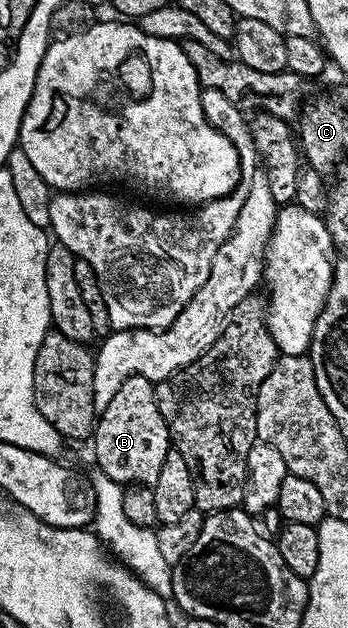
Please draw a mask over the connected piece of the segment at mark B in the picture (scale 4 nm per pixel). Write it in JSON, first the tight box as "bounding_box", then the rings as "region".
{"bounding_box":[92,377,172,487],"region":[[[123,377],[117,383],[118,390],[110,402],[103,409],[101,406],[92,434],[97,468],[117,485],[152,487],[160,479],[160,467],[164,467],[164,459],[172,448],[170,432],[154,394],[155,382],[147,377]]]}

